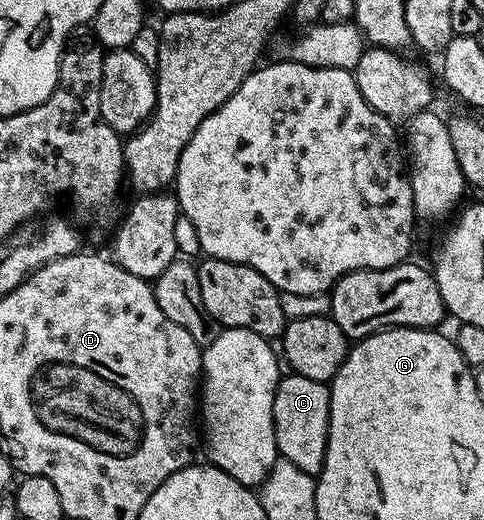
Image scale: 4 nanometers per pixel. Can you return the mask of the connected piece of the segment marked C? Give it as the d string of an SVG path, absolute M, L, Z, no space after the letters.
M285 373L274 392L274 436L279 457L290 460L302 472L316 476L324 466L330 424L329 383L306 380L306 376Z

